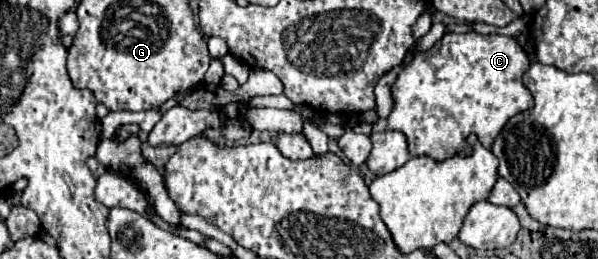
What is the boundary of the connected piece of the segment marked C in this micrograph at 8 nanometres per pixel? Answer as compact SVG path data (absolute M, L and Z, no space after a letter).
M445 33L431 49L419 51L415 59L397 75L391 85L393 109L387 117L387 131L399 131L407 137L411 157L431 157L445 161L455 155L467 157L473 153L469 135L475 135L485 149L491 149L495 137L501 133L505 123L533 105L531 93L521 83L525 69L529 67L527 53L519 47L515 37L505 35L481 35L481 33Z

